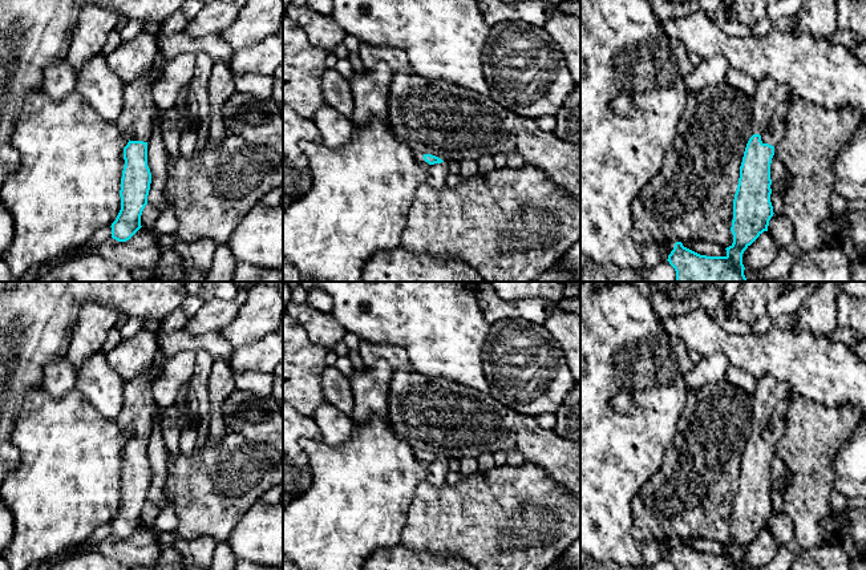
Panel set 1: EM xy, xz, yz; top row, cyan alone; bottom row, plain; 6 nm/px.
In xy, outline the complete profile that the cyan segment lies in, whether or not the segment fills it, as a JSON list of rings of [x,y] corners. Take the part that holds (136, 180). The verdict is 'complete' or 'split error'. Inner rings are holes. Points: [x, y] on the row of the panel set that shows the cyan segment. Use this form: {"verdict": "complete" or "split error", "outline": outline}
{"verdict": "split error", "outline": [[[151,68],[124,88],[124,106],[116,121],[118,129],[129,137],[124,147],[125,166],[121,178],[121,210],[112,223],[112,238],[129,240],[142,226],[141,215],[147,205],[151,173],[147,166],[147,142],[153,133],[157,105],[153,86],[157,74]]]}

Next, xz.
{"verdict": "split error", "outline": [[[414,153],[414,157],[426,166],[428,169],[428,182],[430,186],[436,189],[441,189],[445,185],[446,177],[449,175],[449,166],[446,161],[432,155],[432,154],[418,154]]]}

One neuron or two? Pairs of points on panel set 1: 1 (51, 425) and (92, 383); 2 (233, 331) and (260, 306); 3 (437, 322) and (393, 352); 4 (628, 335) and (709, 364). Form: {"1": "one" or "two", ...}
{"1": "two", "2": "one", "3": "two", "4": "two"}

